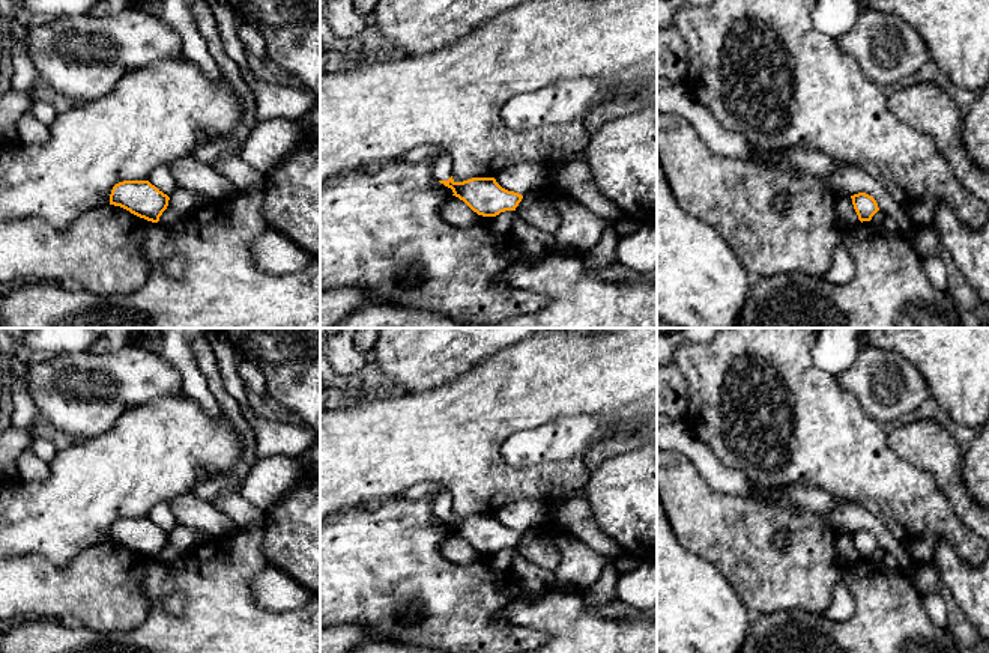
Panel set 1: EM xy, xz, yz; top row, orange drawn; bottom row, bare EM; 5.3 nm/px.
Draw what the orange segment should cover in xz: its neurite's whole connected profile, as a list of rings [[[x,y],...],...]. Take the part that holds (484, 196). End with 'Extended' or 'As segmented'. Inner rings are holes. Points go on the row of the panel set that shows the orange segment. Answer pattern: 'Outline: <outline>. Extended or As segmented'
Outline: [[[422,144],[401,156],[404,162],[430,161],[433,175],[452,196],[463,200],[473,212],[482,217],[496,217],[505,211],[516,211],[523,196],[502,188],[494,178],[472,178],[463,182],[452,179],[452,158],[439,144]]]. Extended

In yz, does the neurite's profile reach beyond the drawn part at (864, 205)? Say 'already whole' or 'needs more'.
already whole

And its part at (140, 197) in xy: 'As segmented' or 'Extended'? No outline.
As segmented

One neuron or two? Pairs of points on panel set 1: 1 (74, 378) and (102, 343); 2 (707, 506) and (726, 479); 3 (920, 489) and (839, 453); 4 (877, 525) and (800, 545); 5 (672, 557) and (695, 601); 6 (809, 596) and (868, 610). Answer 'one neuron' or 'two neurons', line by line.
1: two neurons
2: two neurons
3: one neuron
4: two neurons
5: one neuron
6: two neurons

